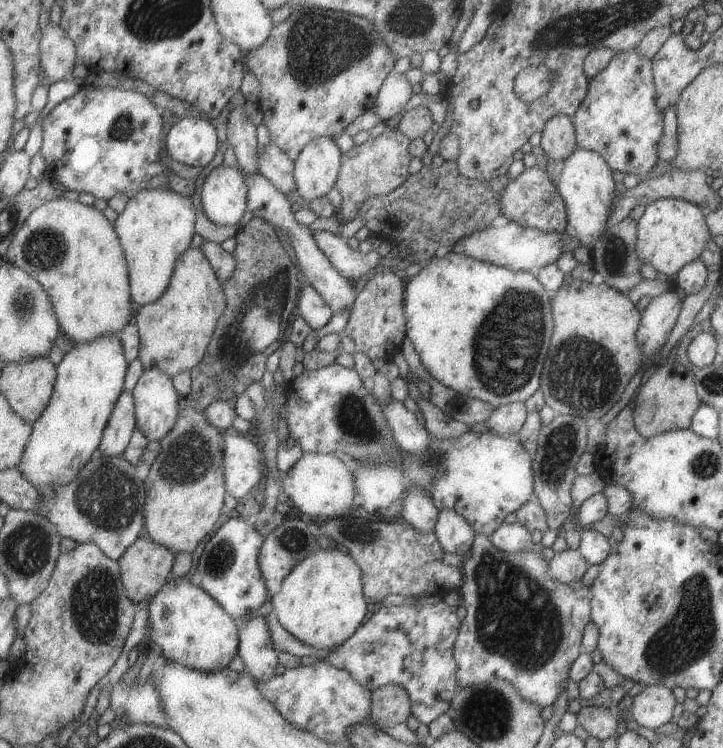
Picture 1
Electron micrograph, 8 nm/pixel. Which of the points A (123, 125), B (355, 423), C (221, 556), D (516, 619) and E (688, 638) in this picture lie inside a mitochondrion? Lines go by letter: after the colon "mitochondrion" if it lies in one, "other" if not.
A: mitochondrion
B: mitochondrion
C: mitochondrion
D: mitochondrion
E: mitochondrion

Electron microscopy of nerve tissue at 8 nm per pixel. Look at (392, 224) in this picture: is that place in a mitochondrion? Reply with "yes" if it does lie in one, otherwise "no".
no

